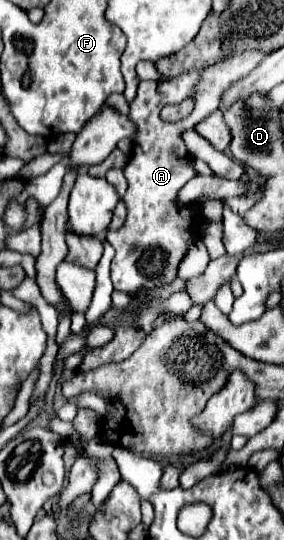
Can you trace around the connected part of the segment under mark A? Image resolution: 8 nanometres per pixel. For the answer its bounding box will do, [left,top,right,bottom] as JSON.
[105,50,265,298]

